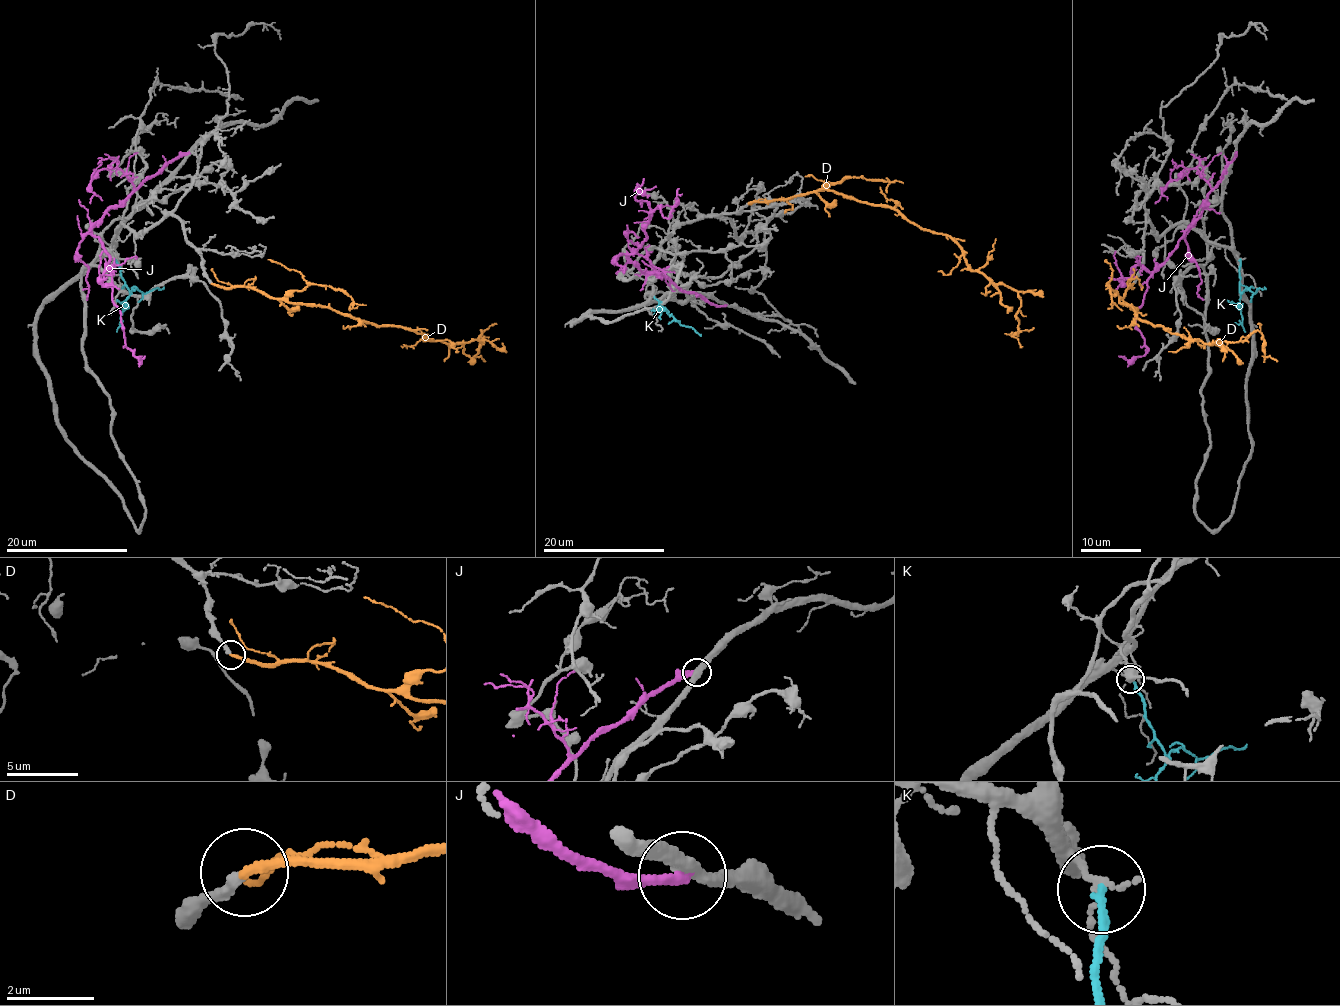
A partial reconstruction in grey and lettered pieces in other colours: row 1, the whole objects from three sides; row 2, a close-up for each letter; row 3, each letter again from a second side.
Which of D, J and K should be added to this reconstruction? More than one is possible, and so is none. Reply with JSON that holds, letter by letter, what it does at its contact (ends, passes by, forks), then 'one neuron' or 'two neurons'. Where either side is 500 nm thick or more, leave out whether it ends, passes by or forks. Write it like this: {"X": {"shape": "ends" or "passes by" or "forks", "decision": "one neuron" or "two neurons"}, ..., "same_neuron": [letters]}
{"D": {"shape": "ends", "decision": "one neuron"}, "J": {"shape": "ends", "decision": "two neurons"}, "K": {"shape": "ends", "decision": "two neurons"}, "same_neuron": ["D"]}

